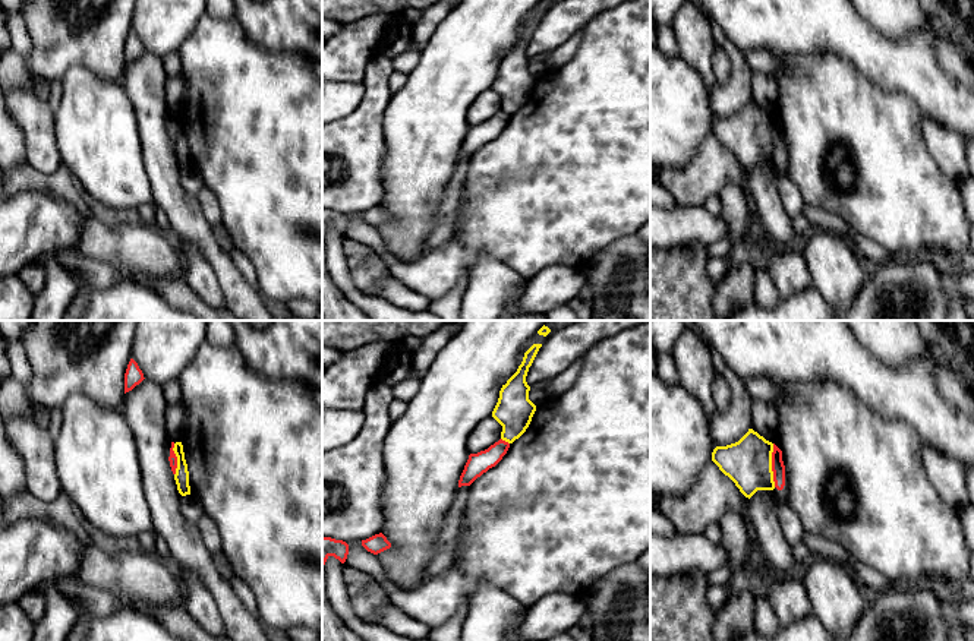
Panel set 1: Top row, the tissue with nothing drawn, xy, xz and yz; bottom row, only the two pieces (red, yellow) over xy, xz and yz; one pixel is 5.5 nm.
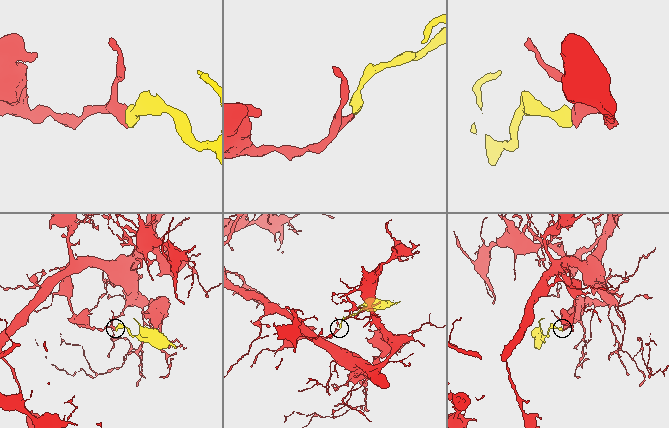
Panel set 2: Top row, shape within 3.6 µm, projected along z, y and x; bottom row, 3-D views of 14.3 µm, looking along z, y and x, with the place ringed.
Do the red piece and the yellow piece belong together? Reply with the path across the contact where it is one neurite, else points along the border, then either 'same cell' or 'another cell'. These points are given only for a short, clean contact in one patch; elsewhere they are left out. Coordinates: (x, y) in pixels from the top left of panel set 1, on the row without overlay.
border along yz (772, 116), (772, 152), (775, 158); another cell

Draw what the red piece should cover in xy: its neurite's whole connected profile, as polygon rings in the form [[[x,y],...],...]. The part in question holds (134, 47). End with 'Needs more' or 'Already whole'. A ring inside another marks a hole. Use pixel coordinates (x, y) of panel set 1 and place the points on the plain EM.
[[[130,31],[126,45],[124,45],[124,66],[132,63],[144,51],[145,51],[144,45],[139,41],[138,35],[133,31]]]. Already whole

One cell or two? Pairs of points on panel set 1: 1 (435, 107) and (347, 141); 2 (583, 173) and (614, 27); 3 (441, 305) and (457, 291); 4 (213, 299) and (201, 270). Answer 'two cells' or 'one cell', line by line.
1: two cells
2: one cell
3: one cell
4: one cell

